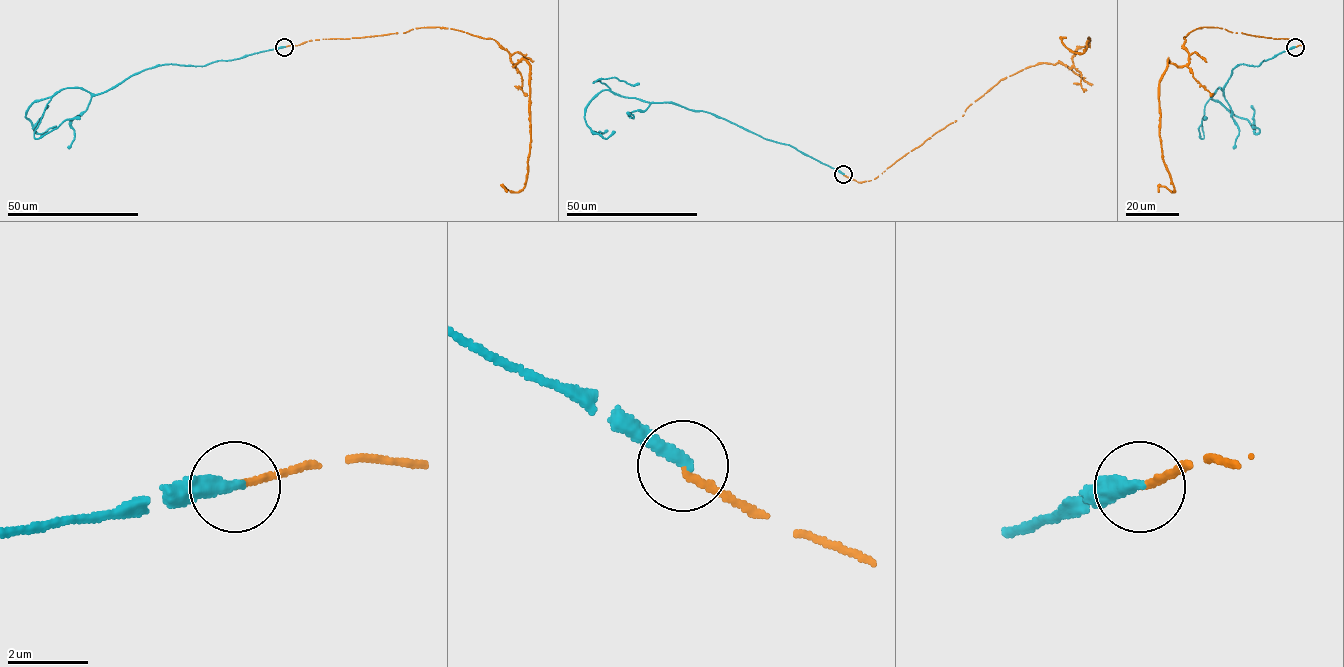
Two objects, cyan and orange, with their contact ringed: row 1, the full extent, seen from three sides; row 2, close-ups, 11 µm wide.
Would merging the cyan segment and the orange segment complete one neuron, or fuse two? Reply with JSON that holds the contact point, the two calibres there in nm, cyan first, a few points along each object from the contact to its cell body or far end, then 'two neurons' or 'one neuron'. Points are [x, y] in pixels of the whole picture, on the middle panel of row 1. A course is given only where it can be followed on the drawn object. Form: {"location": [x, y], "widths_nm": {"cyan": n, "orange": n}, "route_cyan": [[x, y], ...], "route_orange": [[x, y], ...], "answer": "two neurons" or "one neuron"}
{"location": [843, 174], "widths_nm": {"cyan": 360, "orange": 150}, "route_cyan": [[843, 174], [710, 113], [621, 96], [599, 80], [593, 82], [615, 77], [639, 83]], "route_orange": [[843, 174], [859, 182], [875, 178], [1027, 66], [1070, 67], [1089, 38], [1076, 53], [1065, 37]], "answer": "two neurons"}

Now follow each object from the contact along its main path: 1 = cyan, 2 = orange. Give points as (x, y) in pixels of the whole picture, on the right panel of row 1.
1: (1295, 46), (1258, 66), (1234, 68), (1223, 94), (1219, 88), (1205, 104), (1203, 138), (1198, 129), (1204, 117)
2: (1295, 46), (1219, 27), (1187, 33), (1188, 62), (1168, 59), (1159, 86), (1174, 191), (1158, 192)

